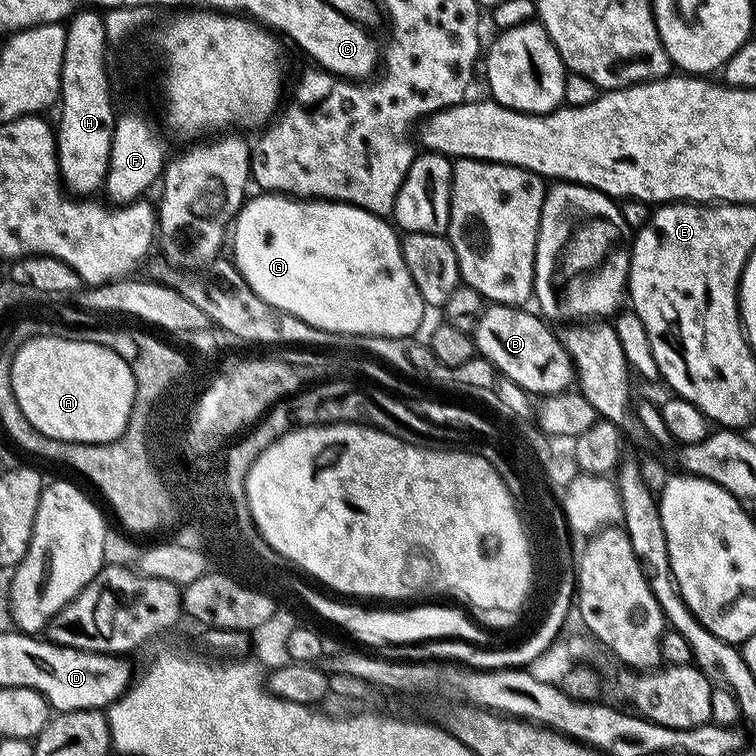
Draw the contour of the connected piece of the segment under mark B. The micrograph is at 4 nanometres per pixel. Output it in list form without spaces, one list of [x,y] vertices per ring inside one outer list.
[[[489,303],[476,323],[476,351],[533,397],[557,396],[559,392],[567,392],[576,379],[570,354],[562,346],[559,335],[551,332],[548,329],[551,327],[535,311],[528,310],[524,306]]]

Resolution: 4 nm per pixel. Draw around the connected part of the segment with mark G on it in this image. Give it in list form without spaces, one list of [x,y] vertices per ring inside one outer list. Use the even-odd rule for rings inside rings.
[[[256,194],[247,201],[244,207],[236,213],[234,227],[230,232],[231,259],[236,269],[246,278],[250,290],[258,294],[270,306],[283,312],[294,314],[302,318],[302,322],[310,322],[310,326],[321,328],[323,332],[336,332],[341,338],[353,336],[410,336],[415,337],[420,323],[424,320],[426,305],[422,294],[418,294],[418,286],[414,286],[414,278],[410,278],[410,270],[406,270],[406,262],[400,253],[401,237],[396,236],[397,229],[383,216],[375,216],[353,204],[337,204],[335,200],[310,200],[307,198],[293,198],[287,194]]]

